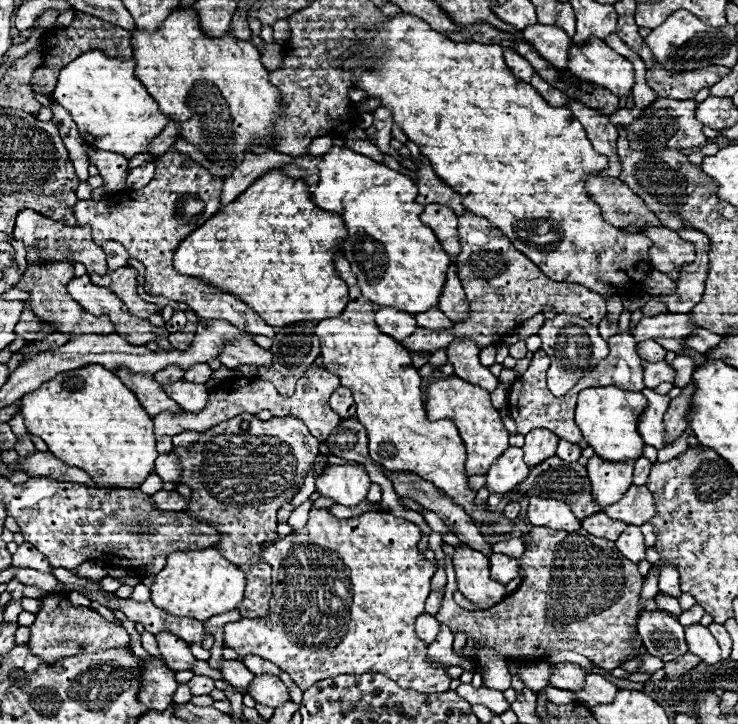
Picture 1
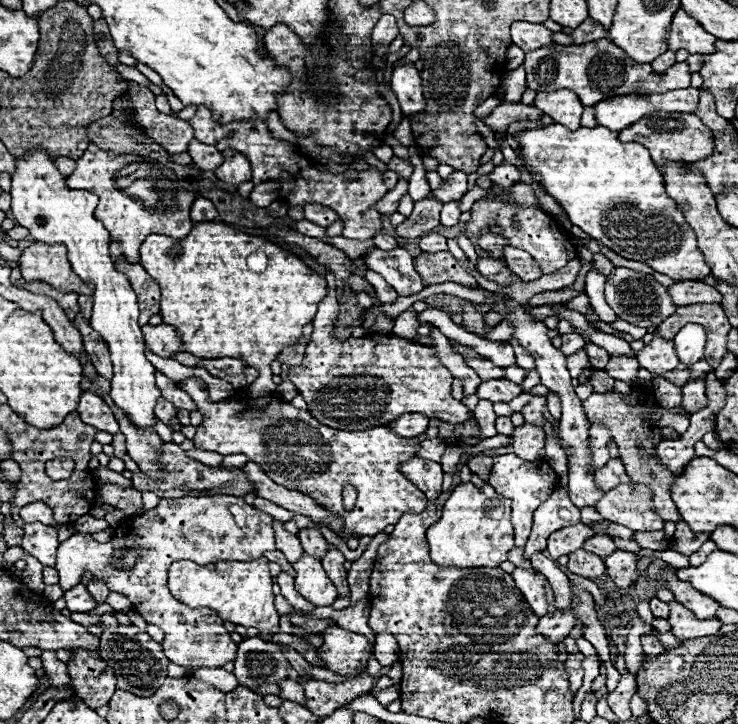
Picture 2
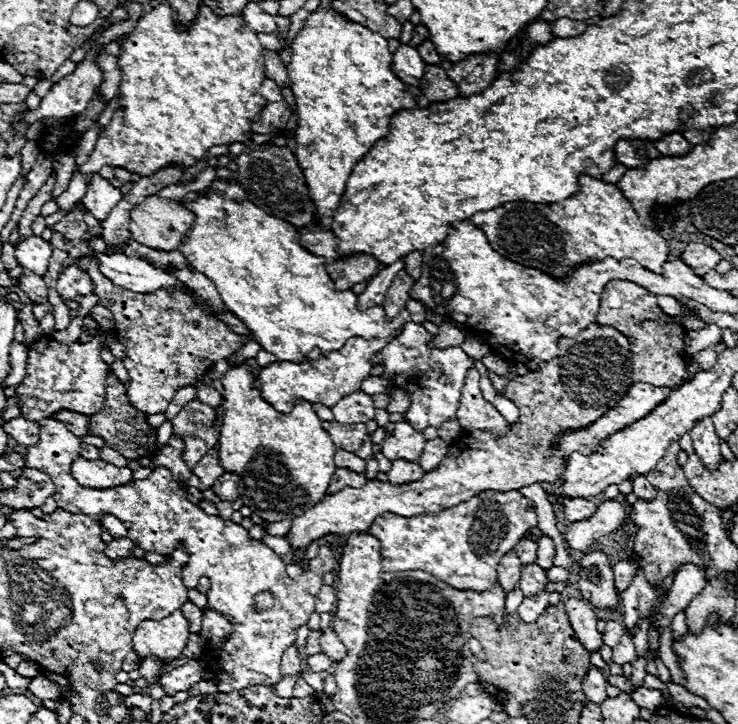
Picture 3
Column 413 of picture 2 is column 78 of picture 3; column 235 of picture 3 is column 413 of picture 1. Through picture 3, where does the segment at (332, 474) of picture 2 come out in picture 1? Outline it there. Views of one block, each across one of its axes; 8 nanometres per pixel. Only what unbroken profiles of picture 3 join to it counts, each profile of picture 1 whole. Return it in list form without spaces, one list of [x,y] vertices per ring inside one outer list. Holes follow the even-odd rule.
[[[326,508],[320,510],[310,510],[310,518],[308,524],[298,530],[288,534],[284,540],[278,540],[276,544],[268,546],[266,550],[260,552],[260,556],[272,566],[272,604],[270,604],[270,614],[268,618],[240,618],[238,622],[230,622],[222,628],[224,632],[224,642],[226,646],[234,648],[238,652],[238,660],[244,660],[246,654],[256,654],[264,660],[270,660],[272,664],[278,664],[284,672],[288,672],[292,676],[292,680],[302,688],[308,690],[312,684],[316,684],[318,680],[324,678],[332,678],[332,676],[340,676],[340,674],[364,674],[364,672],[380,672],[386,674],[388,678],[396,680],[400,684],[400,688],[408,688],[408,690],[416,690],[416,692],[424,692],[424,694],[434,694],[434,692],[446,692],[450,688],[450,678],[446,674],[446,668],[436,668],[426,660],[426,648],[428,644],[422,642],[416,632],[414,632],[414,622],[416,616],[424,614],[424,602],[430,594],[430,580],[436,572],[434,564],[424,560],[416,548],[418,540],[420,540],[422,532],[414,522],[408,522],[404,518],[398,518],[390,512],[366,512],[358,518],[348,518],[348,520],[338,520],[332,514],[328,514]]]

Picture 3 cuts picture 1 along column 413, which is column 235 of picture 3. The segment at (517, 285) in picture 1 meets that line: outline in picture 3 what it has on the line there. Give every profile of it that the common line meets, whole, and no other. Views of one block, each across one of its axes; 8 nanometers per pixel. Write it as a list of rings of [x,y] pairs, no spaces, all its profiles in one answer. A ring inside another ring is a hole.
[[[84,256],[80,266],[92,276],[100,304],[114,316],[114,336],[128,348],[124,366],[130,374],[130,384],[126,392],[130,404],[144,414],[166,412],[182,386],[196,386],[196,378],[206,374],[206,368],[228,358],[248,342],[246,336],[232,332],[224,322],[200,310],[184,292],[160,288],[154,294],[136,294],[104,278],[94,258]]]

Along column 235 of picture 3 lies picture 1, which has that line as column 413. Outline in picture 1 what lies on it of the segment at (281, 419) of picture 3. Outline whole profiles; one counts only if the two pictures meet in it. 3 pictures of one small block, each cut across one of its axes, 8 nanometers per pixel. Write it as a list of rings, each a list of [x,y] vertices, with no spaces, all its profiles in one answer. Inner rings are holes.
[[[336,260],[336,274],[348,284],[350,300],[344,312],[336,318],[328,318],[316,324],[314,334],[320,338],[322,358],[330,372],[340,376],[340,384],[354,394],[356,418],[364,424],[370,438],[370,458],[384,464],[390,472],[414,472],[420,478],[436,484],[456,504],[482,524],[494,526],[496,534],[510,534],[512,522],[504,514],[488,512],[488,504],[474,506],[474,490],[468,488],[464,476],[464,444],[450,420],[430,422],[422,406],[420,374],[412,368],[408,350],[400,346],[392,336],[380,332],[374,320],[374,304],[362,296],[356,274],[350,270],[348,260]]]

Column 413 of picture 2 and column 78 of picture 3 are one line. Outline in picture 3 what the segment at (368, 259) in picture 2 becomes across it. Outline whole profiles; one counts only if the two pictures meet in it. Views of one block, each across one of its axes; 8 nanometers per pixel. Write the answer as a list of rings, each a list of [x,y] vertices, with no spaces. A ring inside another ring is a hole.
[[[74,258],[72,264],[68,264],[66,268],[62,268],[60,278],[58,278],[58,294],[62,298],[74,298],[74,296],[86,296],[90,294],[94,288],[92,278],[88,276],[88,272],[84,272],[78,266],[78,258]]]

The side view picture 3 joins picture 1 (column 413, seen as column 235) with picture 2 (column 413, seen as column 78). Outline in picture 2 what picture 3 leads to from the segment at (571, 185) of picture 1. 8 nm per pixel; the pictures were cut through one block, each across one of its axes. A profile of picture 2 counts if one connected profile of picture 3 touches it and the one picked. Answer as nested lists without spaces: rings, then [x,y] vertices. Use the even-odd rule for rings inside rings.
[[[396,156],[388,162],[388,168],[394,170],[402,178],[410,178],[410,174],[414,172],[414,166],[408,160],[402,160],[402,158],[396,158]]]

